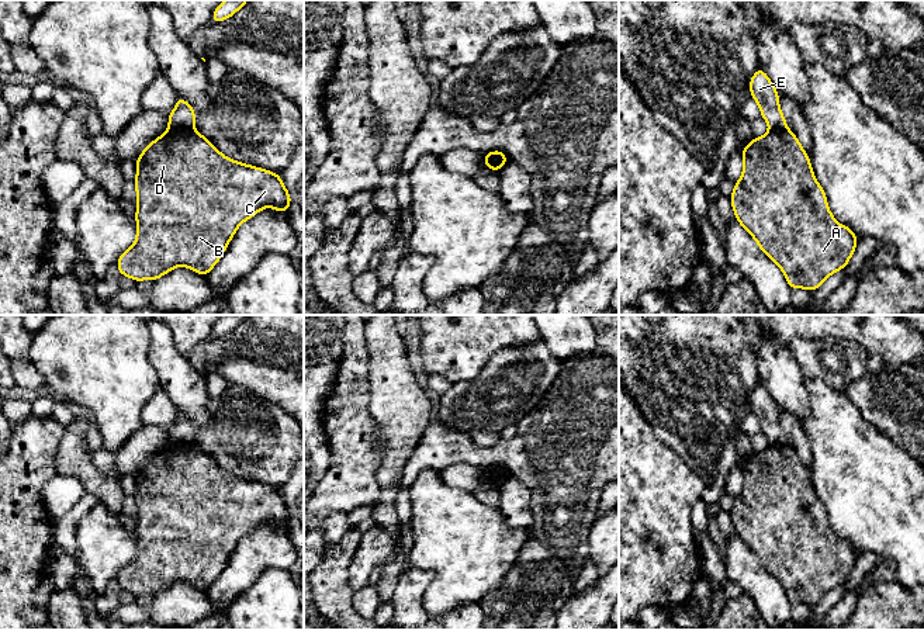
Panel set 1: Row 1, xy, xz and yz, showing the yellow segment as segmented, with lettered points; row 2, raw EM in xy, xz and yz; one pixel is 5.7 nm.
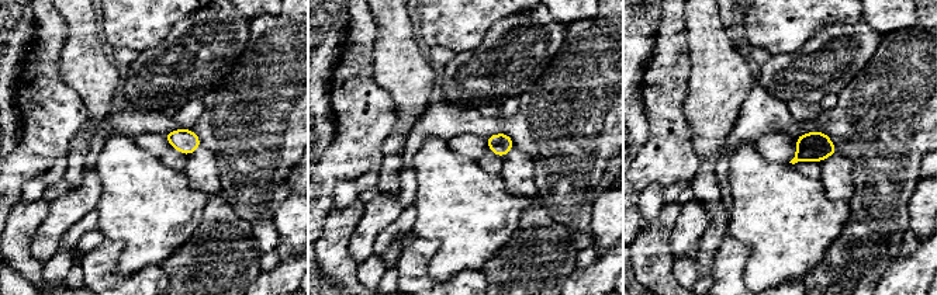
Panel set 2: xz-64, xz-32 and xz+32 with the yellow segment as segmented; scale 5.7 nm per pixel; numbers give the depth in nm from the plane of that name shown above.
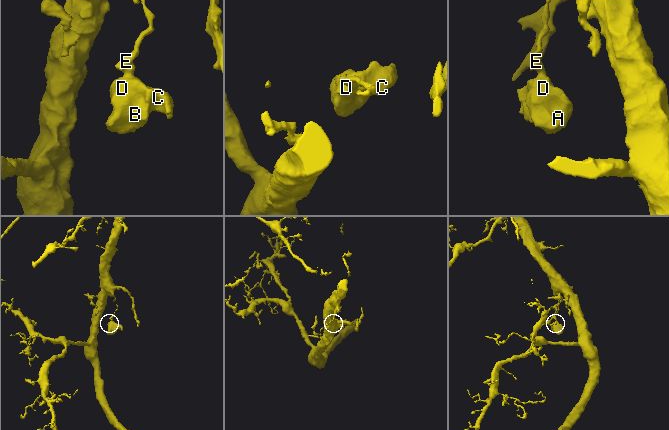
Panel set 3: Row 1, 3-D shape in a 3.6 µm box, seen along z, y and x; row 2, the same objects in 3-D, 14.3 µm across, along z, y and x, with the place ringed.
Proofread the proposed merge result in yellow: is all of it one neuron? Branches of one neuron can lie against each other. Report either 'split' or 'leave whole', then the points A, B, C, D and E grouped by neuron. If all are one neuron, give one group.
split | A B C D / E

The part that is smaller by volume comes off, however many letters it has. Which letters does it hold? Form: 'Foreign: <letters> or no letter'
Foreign: A, B, C, D

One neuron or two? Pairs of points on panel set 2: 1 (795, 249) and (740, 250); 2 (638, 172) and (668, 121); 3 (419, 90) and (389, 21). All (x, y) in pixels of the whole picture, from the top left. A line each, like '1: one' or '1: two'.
1: two
2: one
3: one

